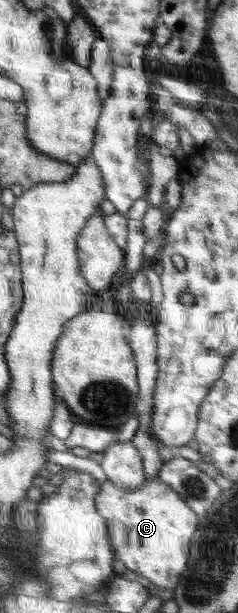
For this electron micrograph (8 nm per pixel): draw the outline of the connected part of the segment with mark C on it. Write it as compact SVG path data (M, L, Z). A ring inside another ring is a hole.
M158 477L145 479L138 488L132 490L118 488L108 479L98 483L100 490L94 496L95 509L106 521L107 537L115 559L120 560L128 570L138 572L160 588L174 588L187 567L190 541L200 517L180 499L175 490Z

